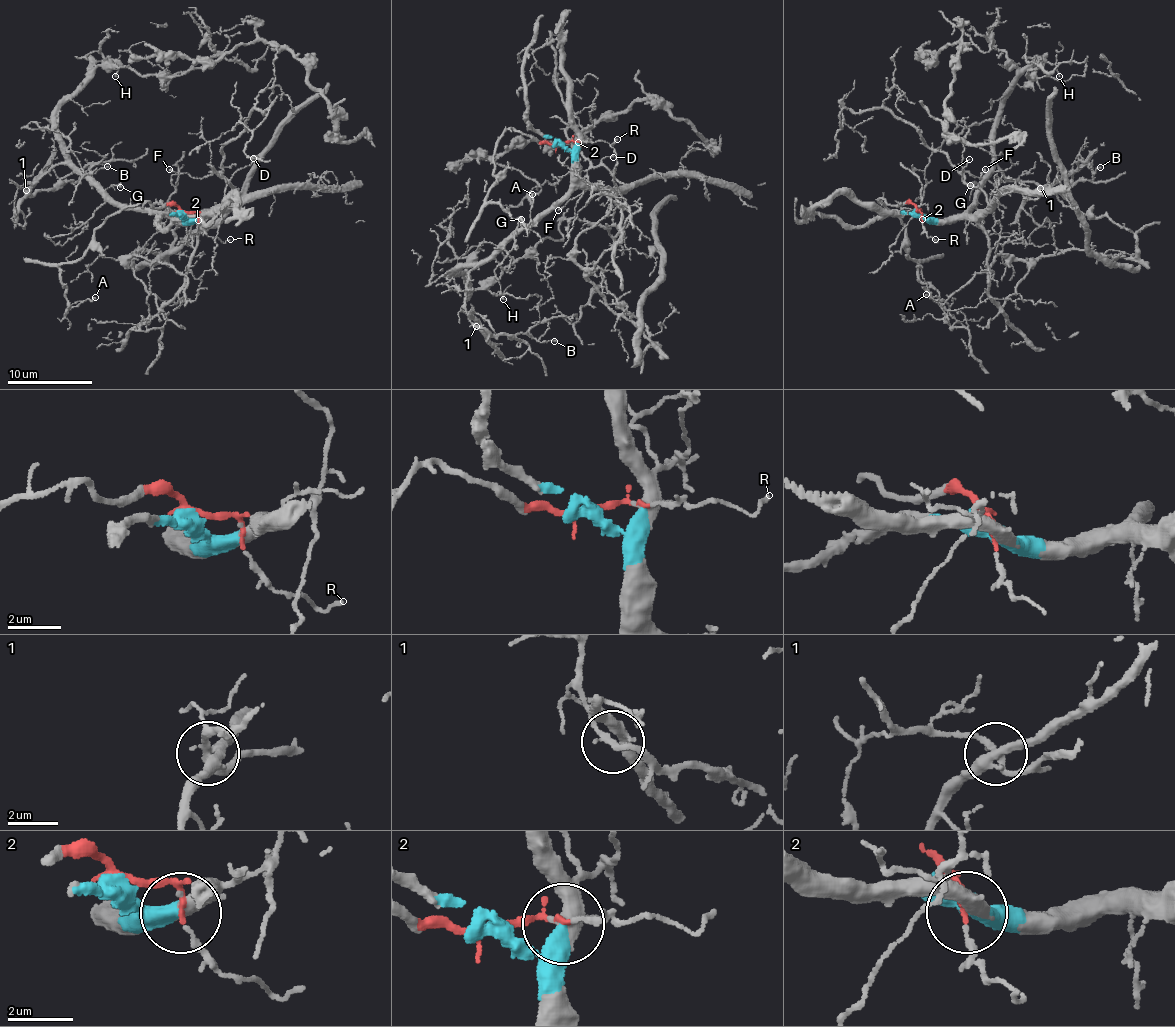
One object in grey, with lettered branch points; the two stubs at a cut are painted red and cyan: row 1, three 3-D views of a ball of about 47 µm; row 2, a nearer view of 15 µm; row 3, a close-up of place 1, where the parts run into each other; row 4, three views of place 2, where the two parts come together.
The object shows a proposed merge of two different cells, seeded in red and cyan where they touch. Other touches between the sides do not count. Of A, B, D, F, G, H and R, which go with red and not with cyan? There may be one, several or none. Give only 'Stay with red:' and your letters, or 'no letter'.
Stay with red: A, R

